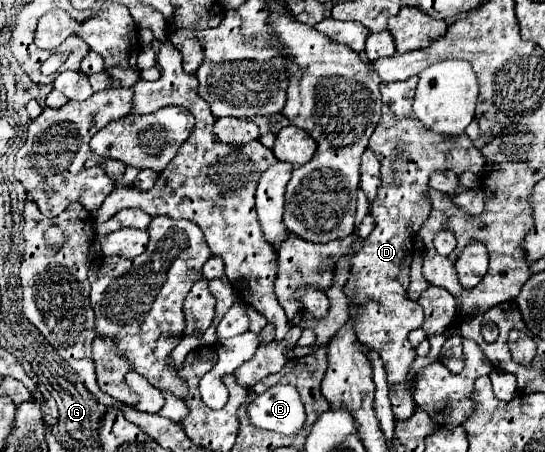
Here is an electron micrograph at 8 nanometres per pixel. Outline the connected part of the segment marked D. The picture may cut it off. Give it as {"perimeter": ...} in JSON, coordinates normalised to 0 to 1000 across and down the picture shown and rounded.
{"perimeter":[[[765,170],[732,184],[699,184],[703,250],[677,308],[677,330],[699,361],[699,414],[677,458],[677,471],[688,485],[688,507],[666,533],[662,555],[644,569],[644,608],[629,631],[629,648],[637,657],[651,657],[651,666],[666,675],[666,692],[651,701],[651,737],[666,763],[699,785],[714,847],[747,843],[750,812],[765,785],[747,750],[747,737],[776,719],[776,679],[747,657],[747,631],[758,573],[758,529],[791,467],[791,454],[780,440],[787,392],[791,383],[813,374],[828,374],[839,387],[850,378],[875,387],[890,365],[890,347],[875,325],[868,325],[853,294],[828,303],[791,294],[791,285],[776,281],[754,241],[761,188]]]}

